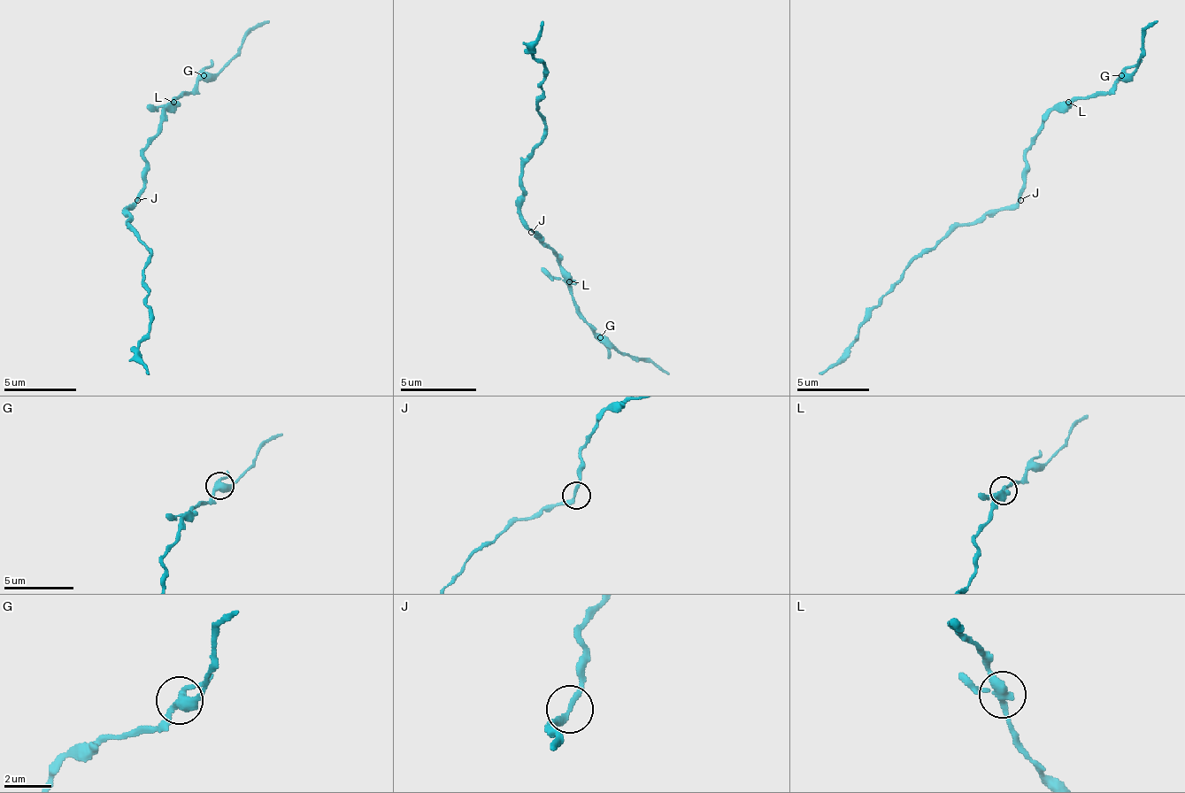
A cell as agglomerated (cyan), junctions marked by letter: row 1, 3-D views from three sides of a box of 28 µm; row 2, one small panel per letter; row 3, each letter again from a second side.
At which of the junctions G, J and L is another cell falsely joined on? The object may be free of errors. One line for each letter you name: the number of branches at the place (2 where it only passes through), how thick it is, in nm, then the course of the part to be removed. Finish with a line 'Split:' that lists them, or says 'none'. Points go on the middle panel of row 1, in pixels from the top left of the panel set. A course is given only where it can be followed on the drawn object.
G: 3 branches meet; 340 nm thick; foreign part runs (599, 338), (622, 353), (644, 357), (667, 376)
Split: G

